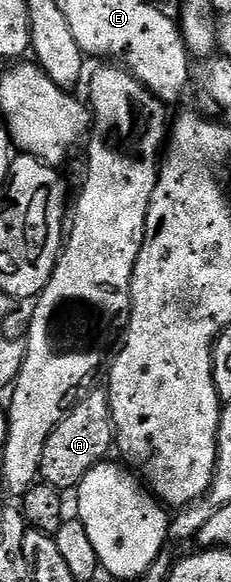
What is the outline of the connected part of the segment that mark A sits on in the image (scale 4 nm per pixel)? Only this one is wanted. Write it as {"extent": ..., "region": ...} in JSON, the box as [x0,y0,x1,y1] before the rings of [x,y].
{"extent":[39,391,115,490],"region":[[[88,391],[63,417],[53,434],[49,434],[49,442],[45,442],[45,454],[41,454],[39,467],[42,483],[52,484],[60,490],[78,489],[85,474],[89,474],[93,466],[108,459],[107,451],[113,448],[115,443],[115,423],[111,417],[108,393]]]}

